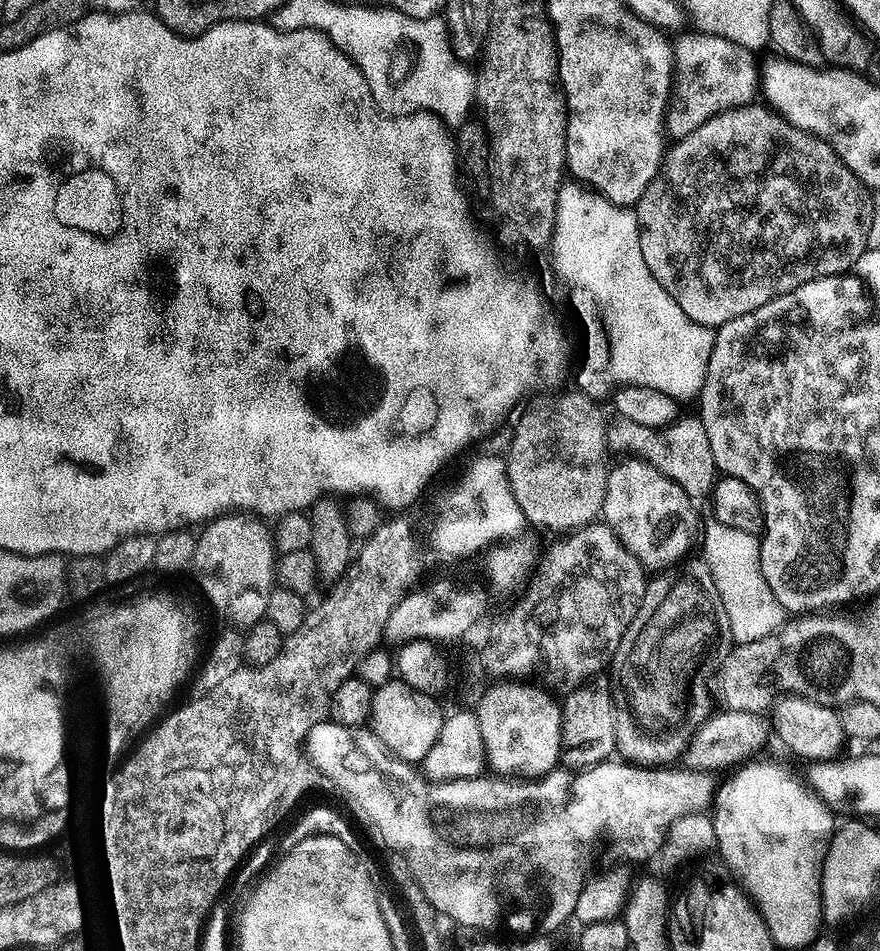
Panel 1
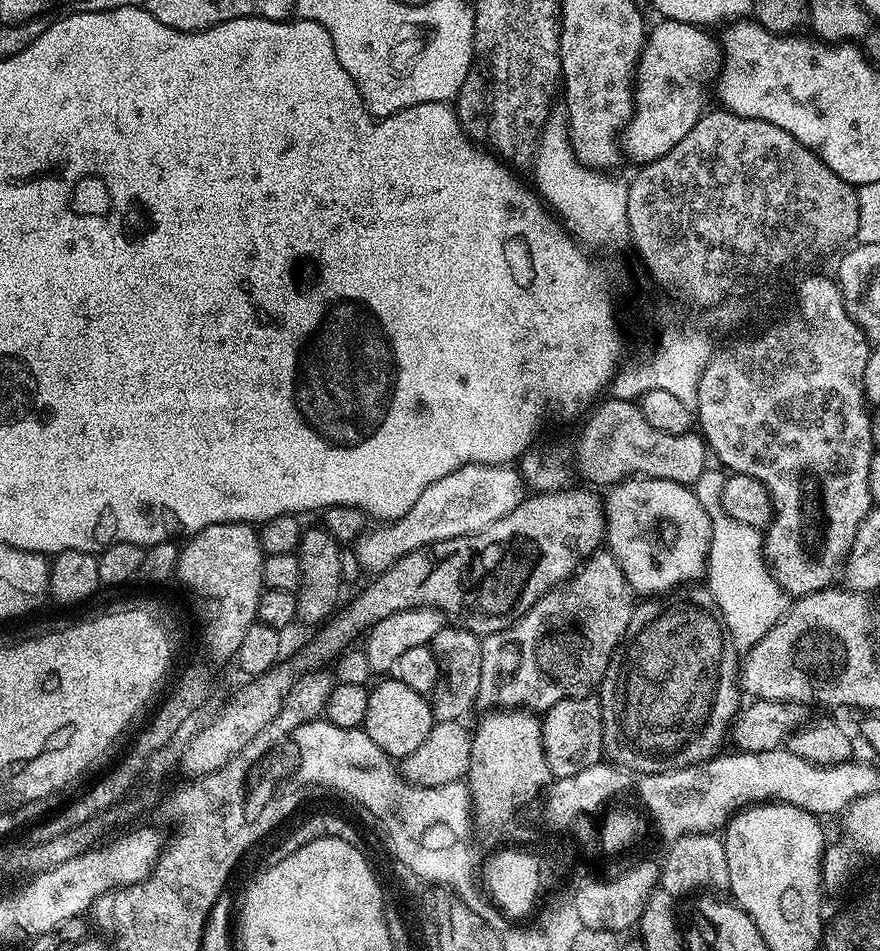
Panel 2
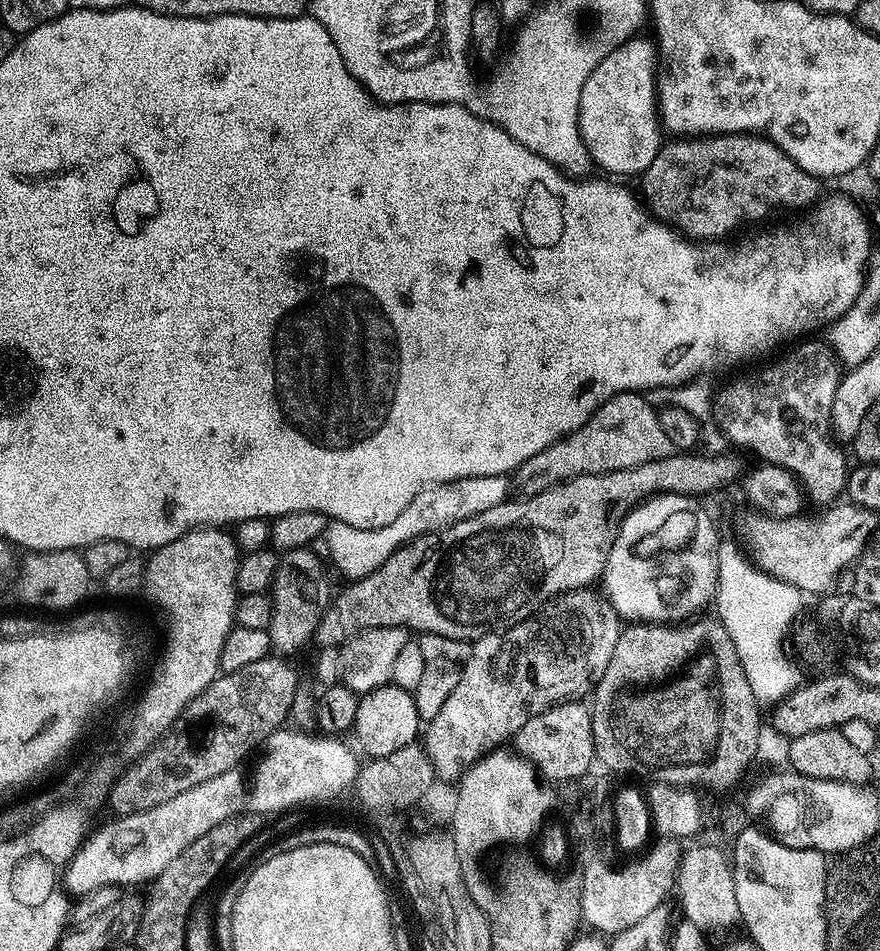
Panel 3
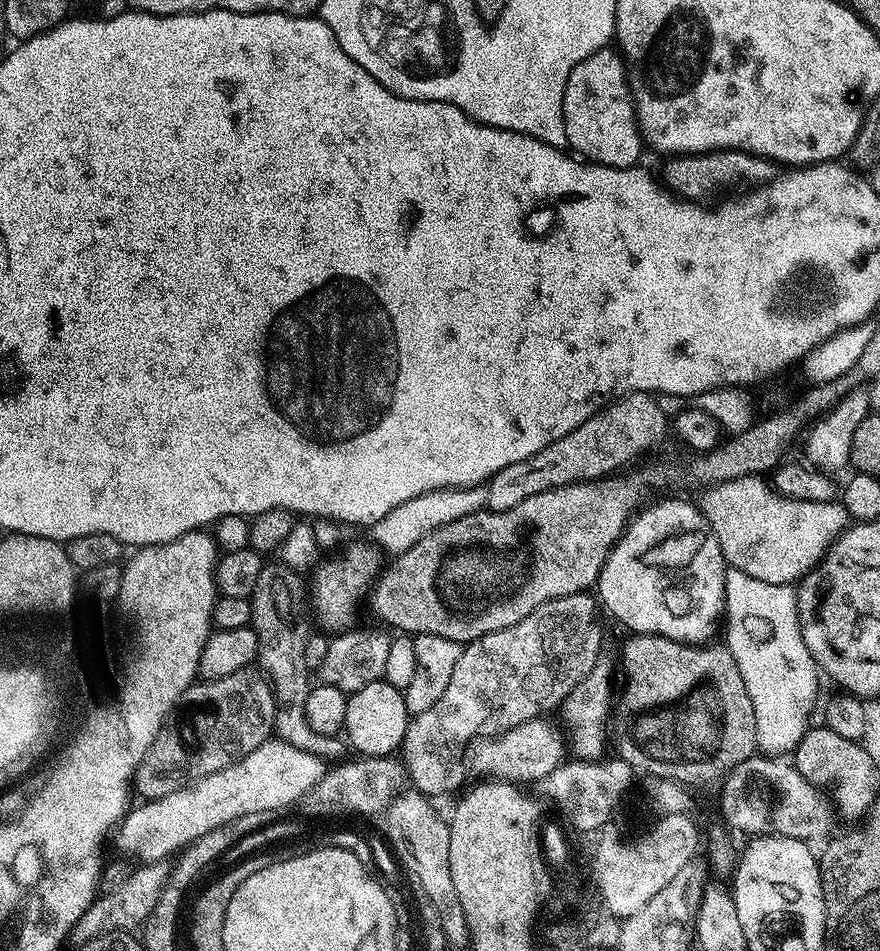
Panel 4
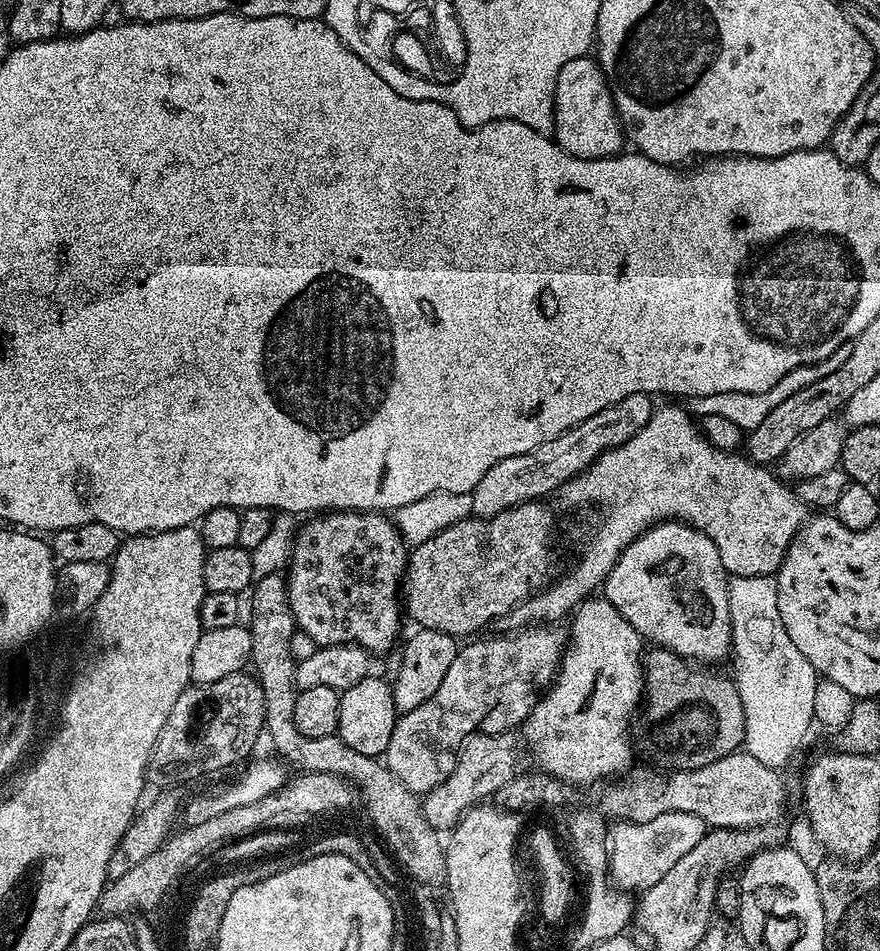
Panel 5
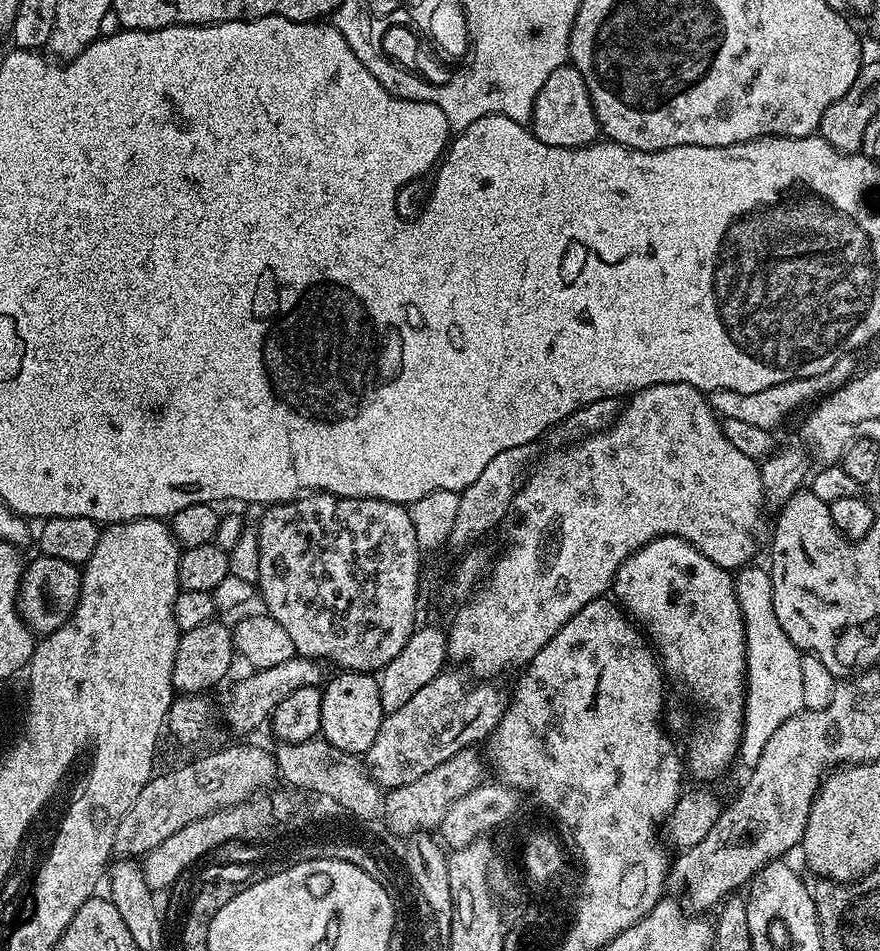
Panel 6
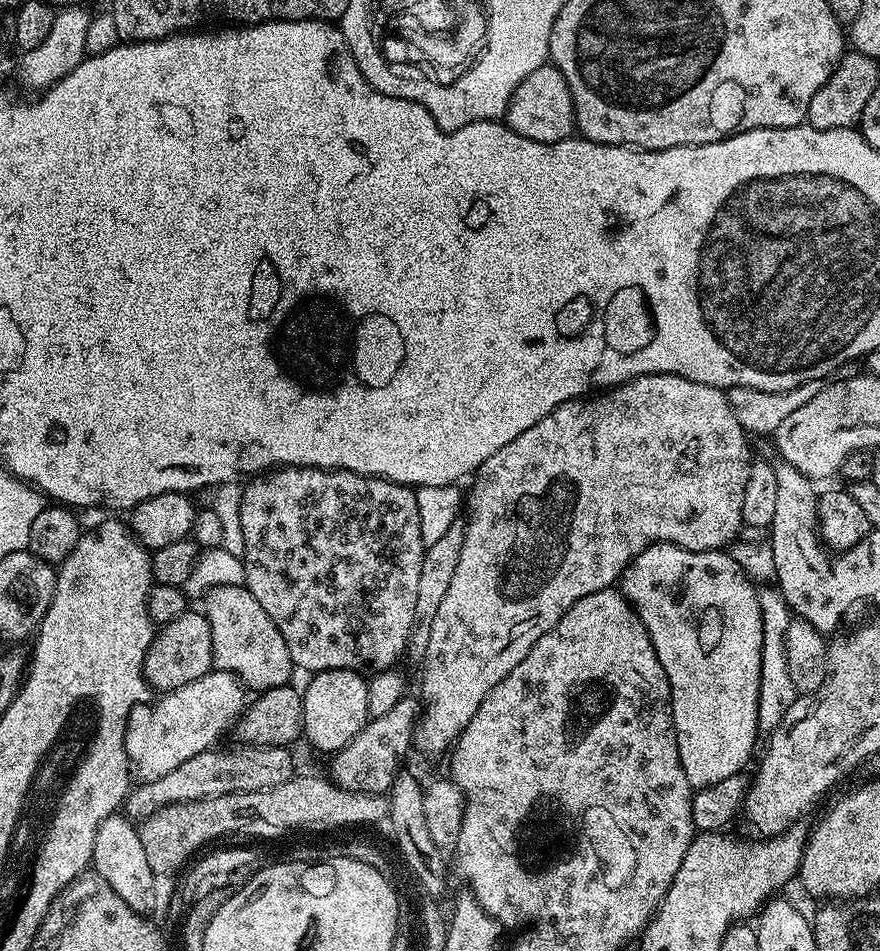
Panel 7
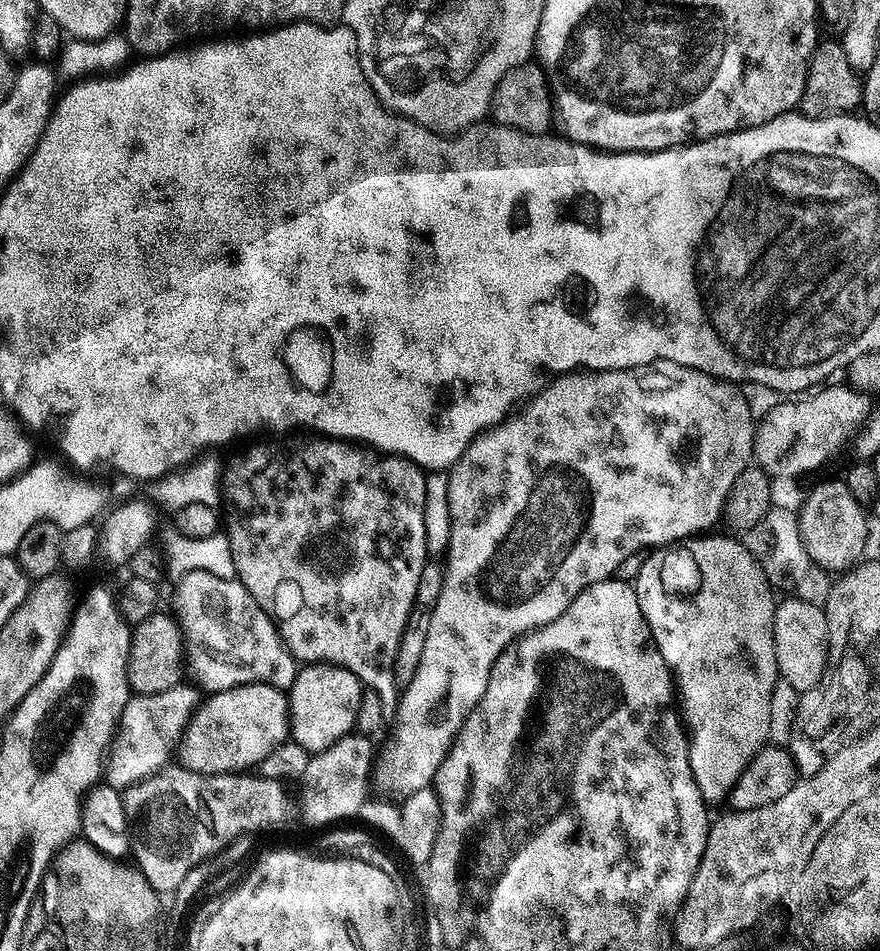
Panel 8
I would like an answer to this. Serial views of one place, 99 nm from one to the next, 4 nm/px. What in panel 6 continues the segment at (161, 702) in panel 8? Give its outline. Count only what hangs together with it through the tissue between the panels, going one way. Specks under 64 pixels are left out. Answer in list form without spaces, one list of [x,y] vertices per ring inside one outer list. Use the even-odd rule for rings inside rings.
[[[294,655],[289,661],[282,662],[278,666],[270,666],[269,668],[261,668],[253,671],[249,680],[240,680],[228,692],[228,709],[224,712],[224,720],[228,723],[228,728],[232,732],[237,732],[237,737],[244,738],[247,732],[252,732],[260,723],[267,721],[272,715],[272,709],[278,706],[278,702],[282,702],[282,698],[286,698],[286,694],[294,694],[294,690],[302,690],[302,686],[320,686],[325,683],[324,676],[325,665],[319,660],[311,660],[305,656]]]

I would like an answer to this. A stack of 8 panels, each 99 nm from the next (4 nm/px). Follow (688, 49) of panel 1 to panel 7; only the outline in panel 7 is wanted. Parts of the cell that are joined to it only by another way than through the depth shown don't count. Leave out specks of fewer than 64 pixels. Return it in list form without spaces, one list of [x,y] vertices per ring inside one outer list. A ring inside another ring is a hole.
[[[543,64],[530,78],[526,78],[512,92],[506,113],[506,123],[522,138],[530,138],[534,142],[562,142],[573,135],[576,128],[574,102],[570,94],[570,86],[566,86],[566,78],[556,69],[555,64]]]

